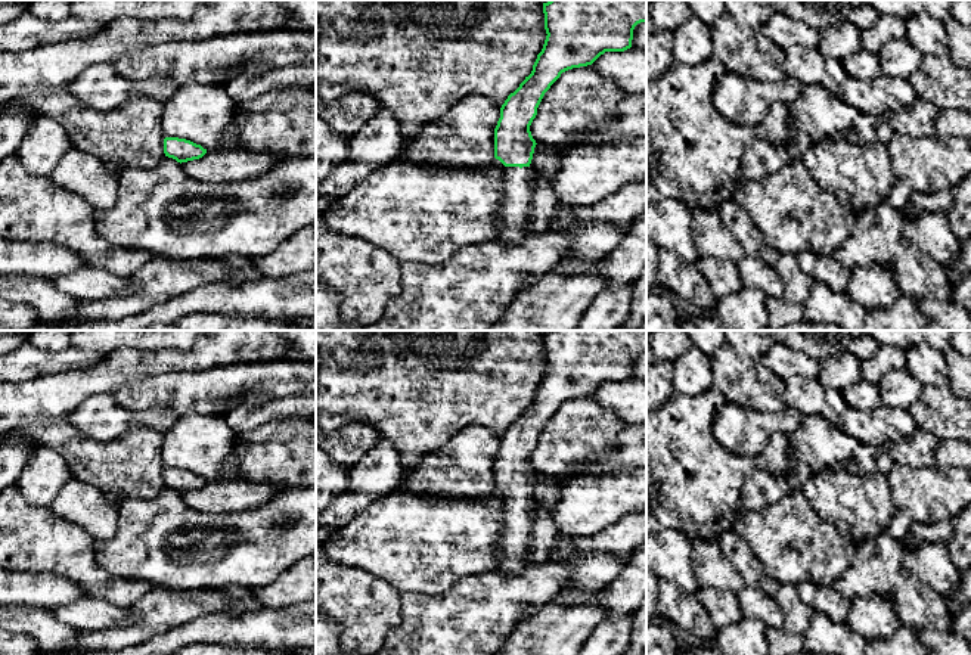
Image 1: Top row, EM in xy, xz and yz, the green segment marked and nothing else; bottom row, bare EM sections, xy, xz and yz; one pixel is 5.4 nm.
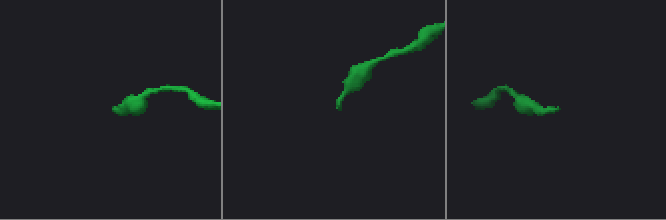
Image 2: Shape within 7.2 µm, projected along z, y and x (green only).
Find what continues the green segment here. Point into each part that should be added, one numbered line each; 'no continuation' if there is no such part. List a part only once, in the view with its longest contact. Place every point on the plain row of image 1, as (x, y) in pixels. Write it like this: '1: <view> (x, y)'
1: xz (518, 518)

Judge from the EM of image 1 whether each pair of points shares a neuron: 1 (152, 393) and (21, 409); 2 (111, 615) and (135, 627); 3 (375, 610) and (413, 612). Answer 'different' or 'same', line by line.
1: different
2: different
3: different

